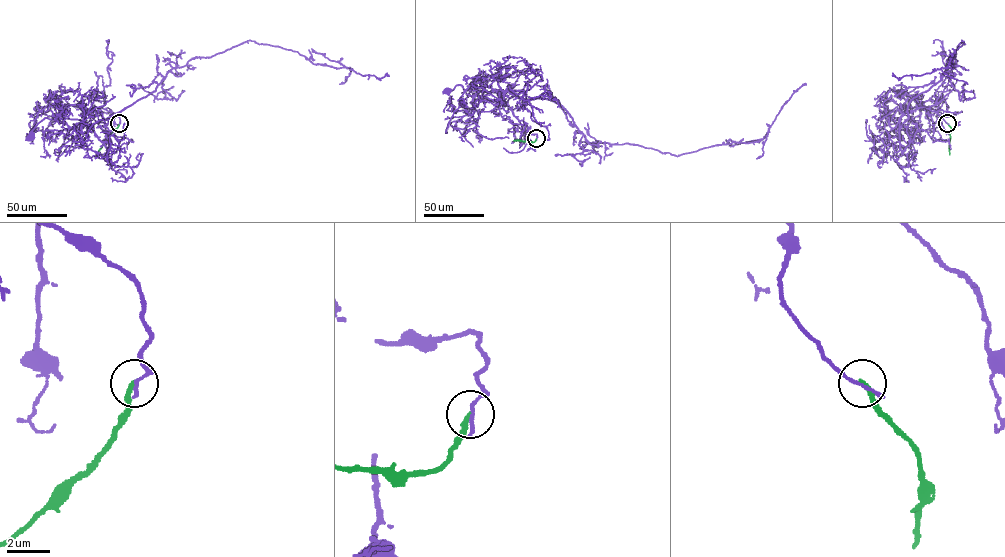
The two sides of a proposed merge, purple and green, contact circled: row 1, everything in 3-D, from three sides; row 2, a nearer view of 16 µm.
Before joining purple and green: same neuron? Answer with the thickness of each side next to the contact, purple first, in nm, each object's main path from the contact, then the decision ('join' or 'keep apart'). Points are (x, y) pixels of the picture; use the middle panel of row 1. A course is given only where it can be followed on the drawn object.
170/240 nm | purple via (536, 138), (536, 134), (528, 134), (527, 126), (513, 115), (502, 91), (466, 90), (460, 85), (447, 90) | green via (536, 138), (533, 142), (513, 141) | keep apart

